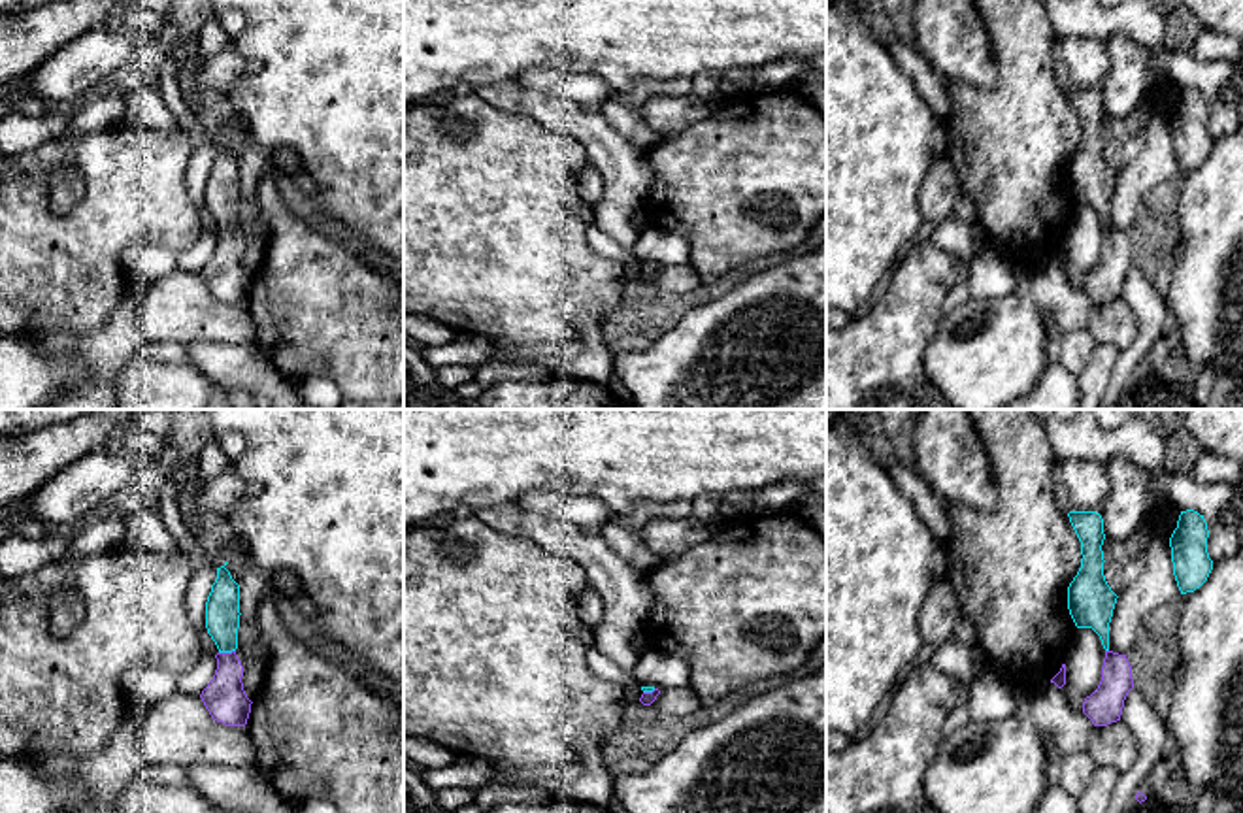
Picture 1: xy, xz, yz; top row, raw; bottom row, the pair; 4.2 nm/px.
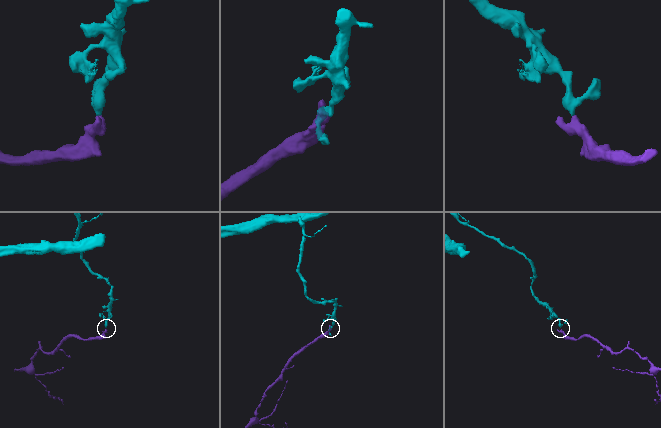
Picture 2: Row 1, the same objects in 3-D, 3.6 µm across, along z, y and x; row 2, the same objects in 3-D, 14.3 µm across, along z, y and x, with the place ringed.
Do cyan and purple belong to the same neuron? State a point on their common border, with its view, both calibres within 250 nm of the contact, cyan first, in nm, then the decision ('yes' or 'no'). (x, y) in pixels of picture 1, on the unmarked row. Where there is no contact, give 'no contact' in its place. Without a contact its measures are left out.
meets cyan in xy at (227, 229); 140 nm thick on the cyan side, 180 nm on the other; yes

